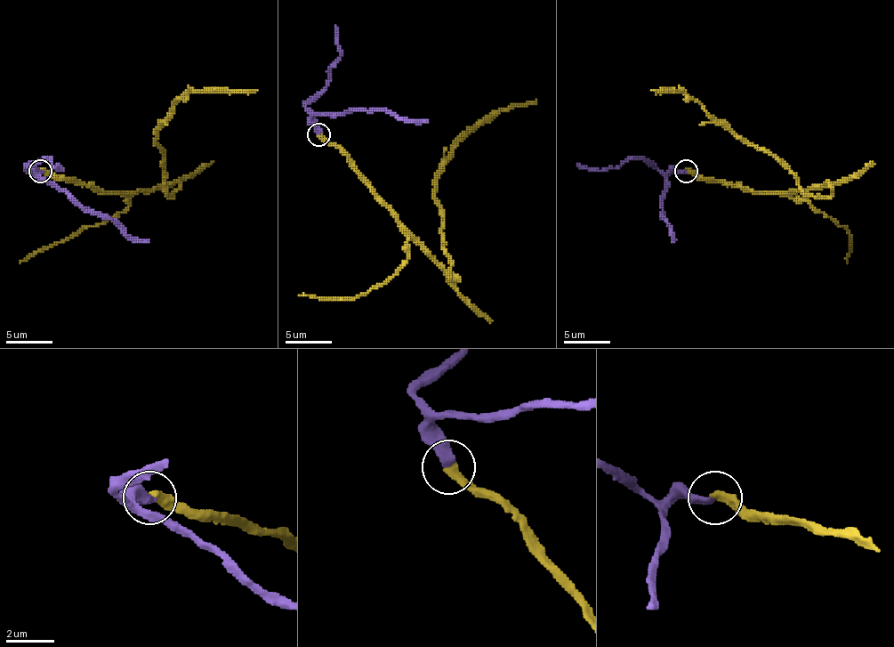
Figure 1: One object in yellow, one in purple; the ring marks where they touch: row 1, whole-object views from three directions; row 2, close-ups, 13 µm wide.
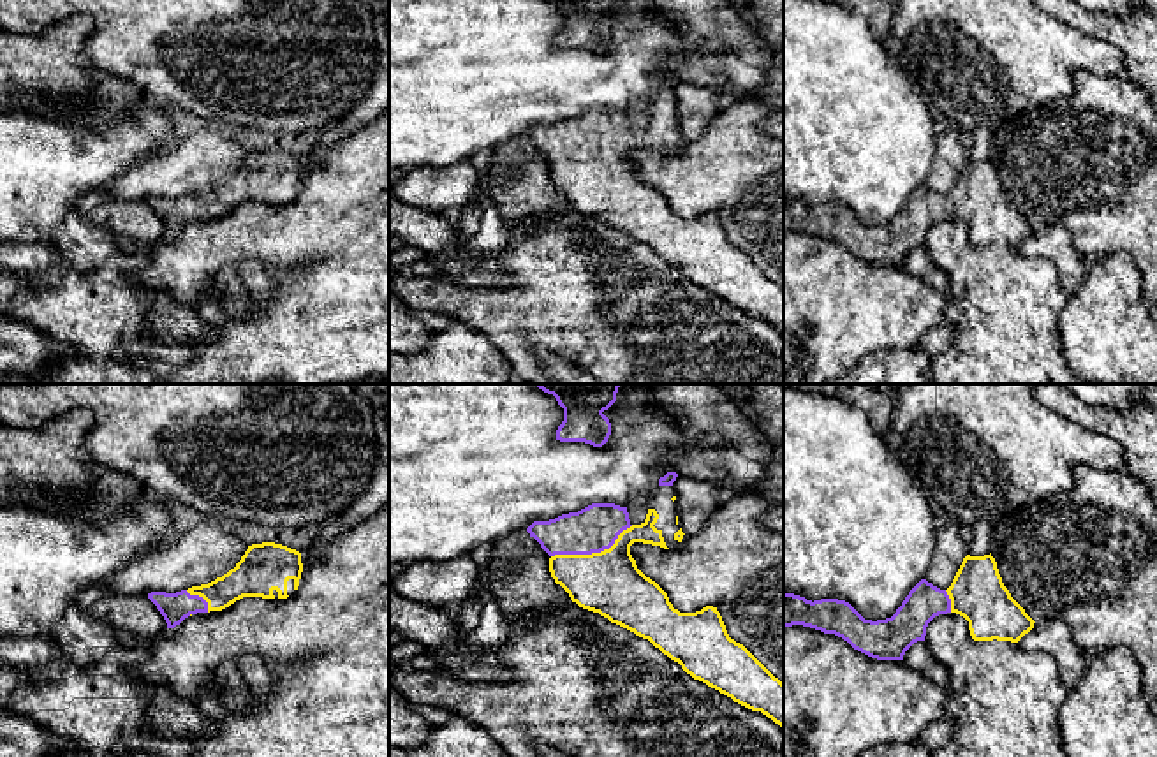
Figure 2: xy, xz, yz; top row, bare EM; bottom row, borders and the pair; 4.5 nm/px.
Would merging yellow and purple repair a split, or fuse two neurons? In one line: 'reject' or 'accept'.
accept

